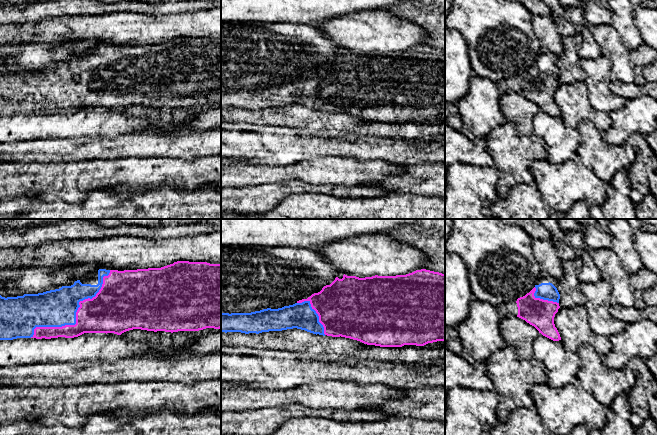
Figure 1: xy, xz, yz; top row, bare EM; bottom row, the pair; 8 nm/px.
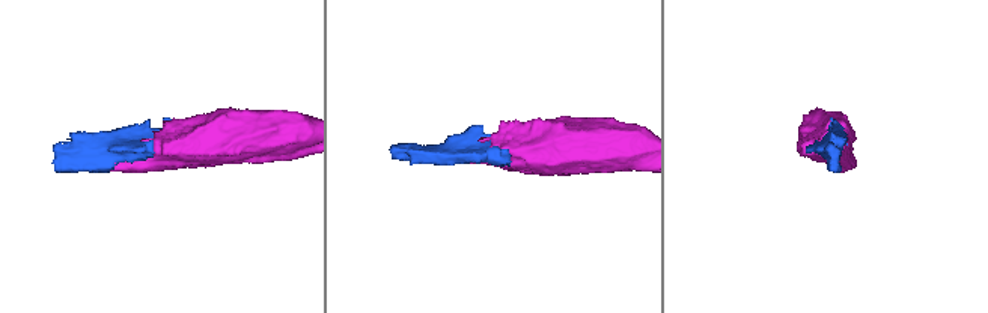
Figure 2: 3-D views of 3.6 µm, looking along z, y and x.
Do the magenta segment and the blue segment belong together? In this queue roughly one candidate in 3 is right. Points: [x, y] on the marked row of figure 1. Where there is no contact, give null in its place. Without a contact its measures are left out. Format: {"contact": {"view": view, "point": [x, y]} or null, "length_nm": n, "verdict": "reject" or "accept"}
{"contact": {"view": "xy", "point": [76, 316]}, "length_nm": 850, "verdict": "accept"}

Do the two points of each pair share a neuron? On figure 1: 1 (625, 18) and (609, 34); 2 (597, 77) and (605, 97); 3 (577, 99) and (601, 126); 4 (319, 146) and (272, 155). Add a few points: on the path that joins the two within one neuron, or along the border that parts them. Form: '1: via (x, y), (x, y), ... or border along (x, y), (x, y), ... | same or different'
1: border along (611, 25), (627, 48) | different
2: via (597, 82), (600, 92) | same
3: via (584, 106), (597, 119) | same
4: via (307, 146), (284, 146) | same

